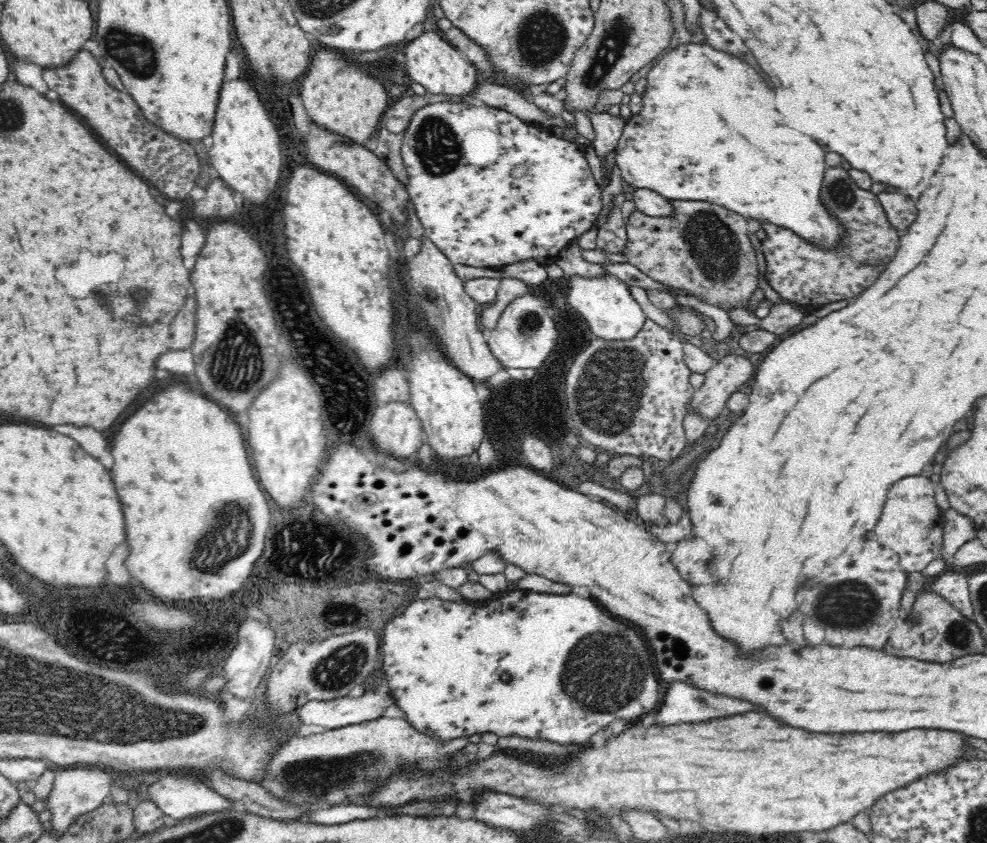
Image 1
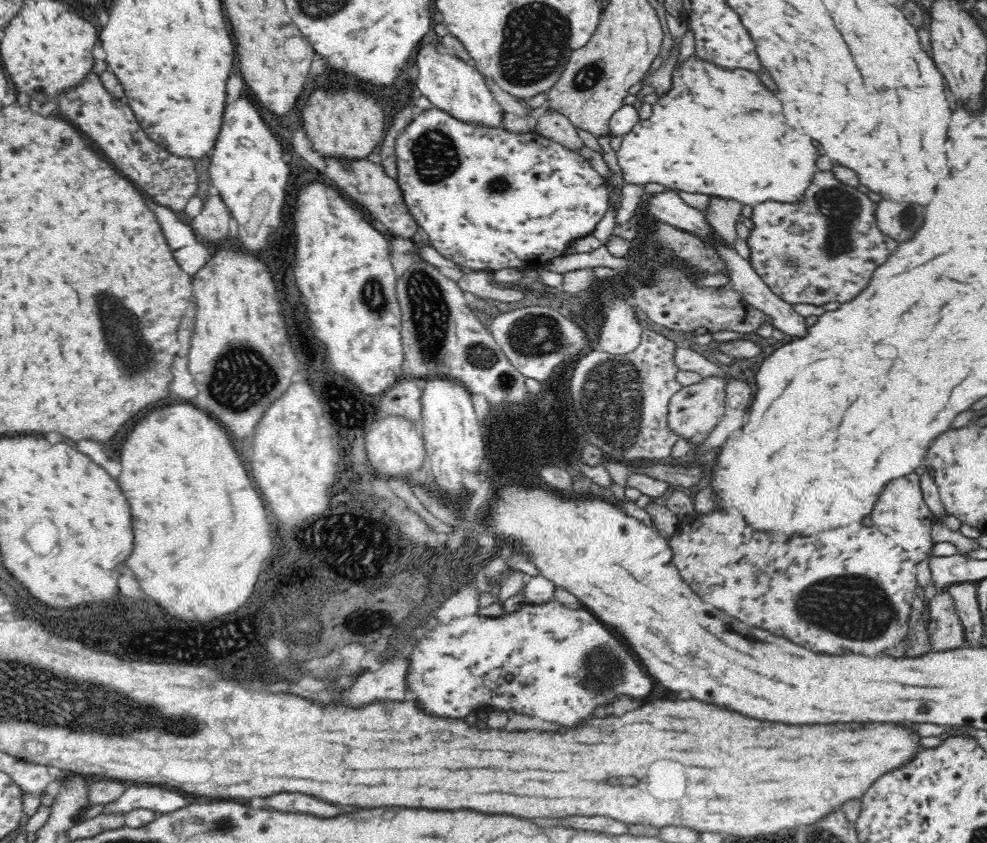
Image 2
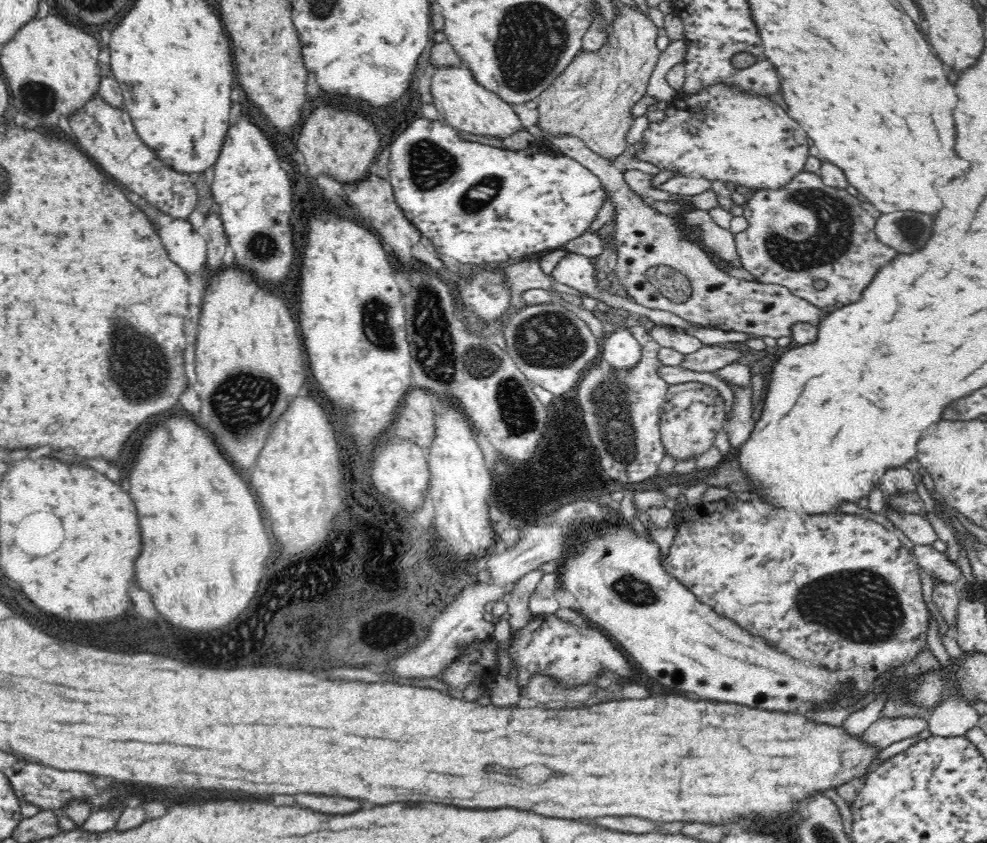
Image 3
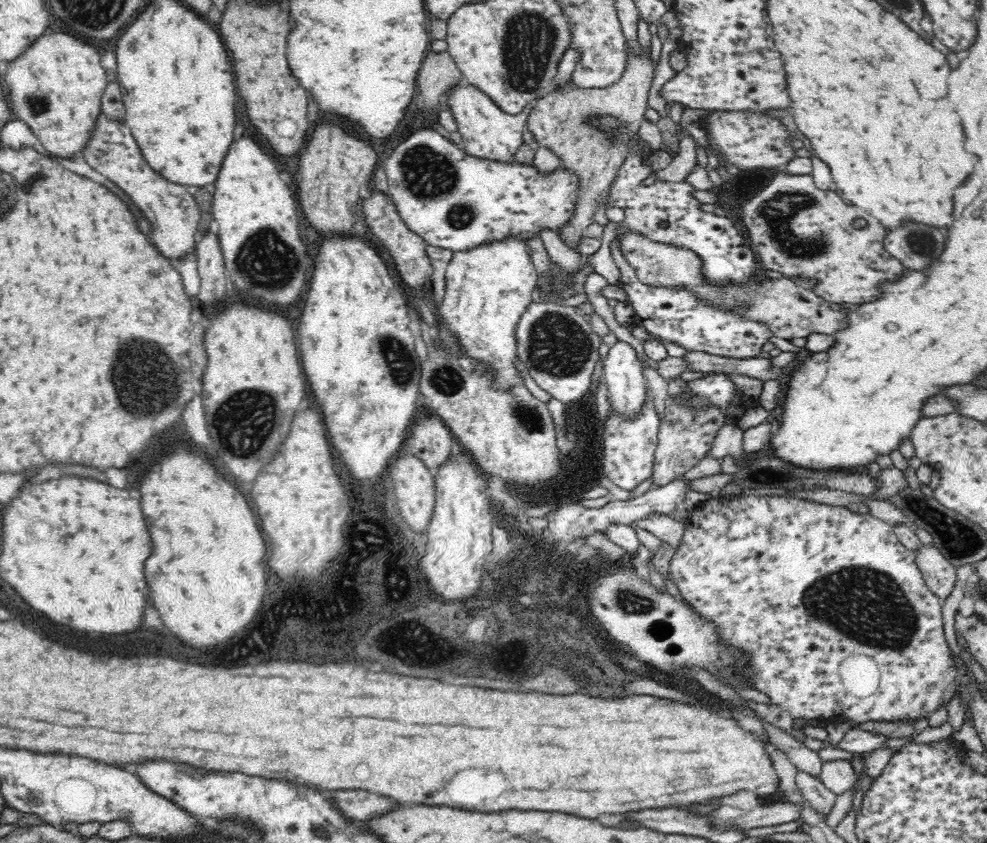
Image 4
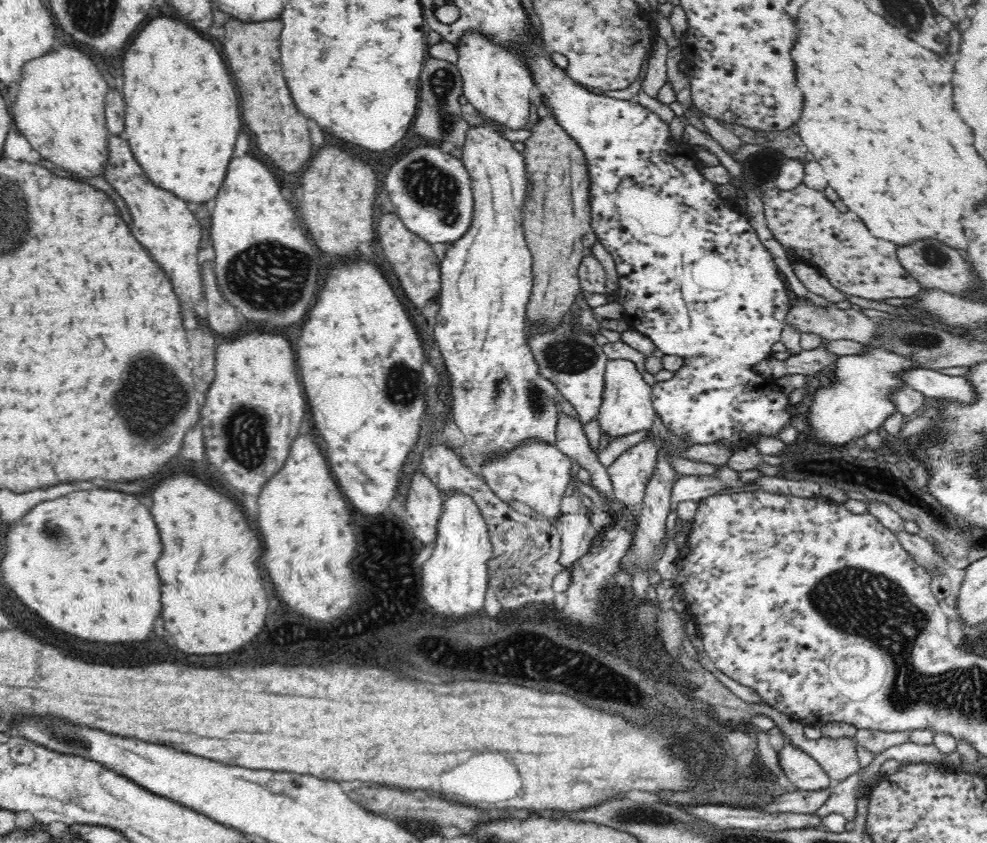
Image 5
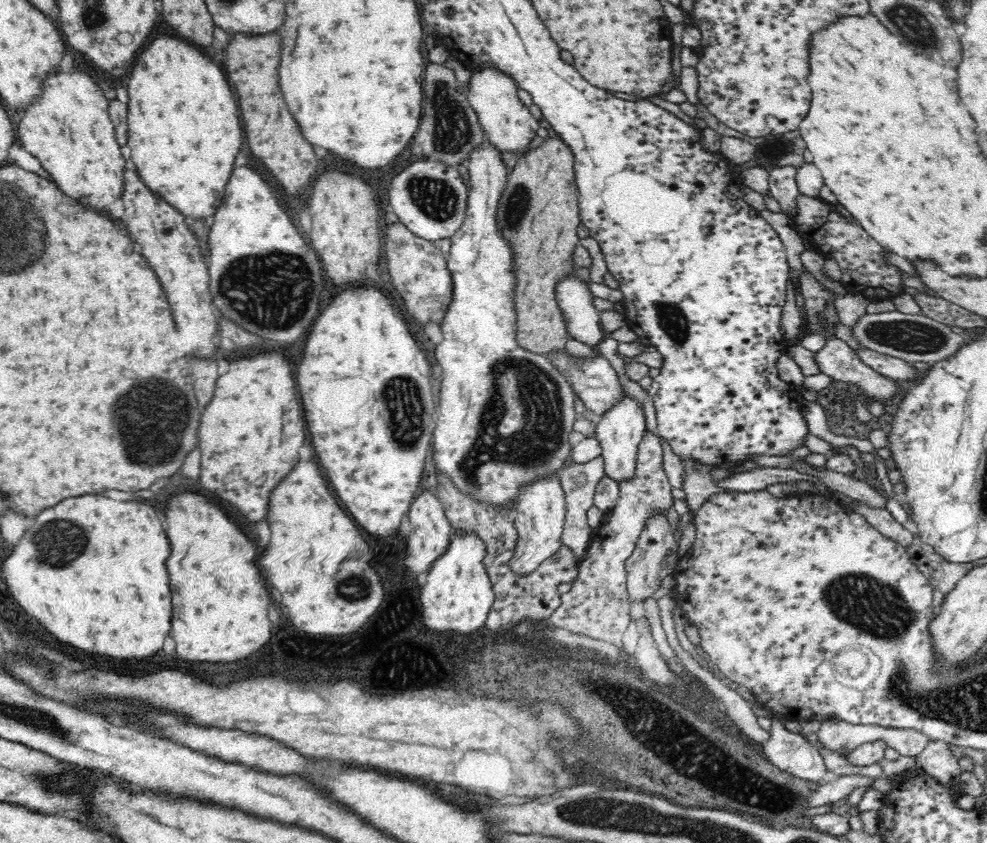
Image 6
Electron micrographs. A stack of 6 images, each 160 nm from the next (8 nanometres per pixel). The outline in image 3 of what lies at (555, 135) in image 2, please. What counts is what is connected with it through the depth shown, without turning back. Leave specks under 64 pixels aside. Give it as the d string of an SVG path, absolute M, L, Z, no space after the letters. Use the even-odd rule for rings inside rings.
M546 136L559 147L562 154L569 156L588 170L592 171L604 184L611 202L615 203L615 232L614 241L617 254L615 274L626 286L632 299L646 308L654 310L668 310L689 322L697 322L712 329L719 328L726 332L746 332L756 336L770 336L782 338L790 336L795 324L808 323L818 328L823 321L822 309L810 304L807 300L792 294L789 288L781 284L766 284L764 282L747 281L729 275L724 267L714 262L700 243L690 241L683 234L683 230L674 222L674 216L664 215L644 205L628 186L624 175L618 171L616 165L599 157L596 153L586 148L584 142L576 137L551 137ZM654 266L672 266L682 272L690 284L692 294L686 302L672 302L664 296L654 284L648 280L648 270Z

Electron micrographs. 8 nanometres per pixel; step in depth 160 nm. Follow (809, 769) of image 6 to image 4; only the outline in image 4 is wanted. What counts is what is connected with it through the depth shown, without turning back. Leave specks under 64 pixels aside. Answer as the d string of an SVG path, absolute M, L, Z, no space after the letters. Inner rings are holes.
M802 770L796 772L796 786L806 803L820 814L831 812L836 795L818 778Z

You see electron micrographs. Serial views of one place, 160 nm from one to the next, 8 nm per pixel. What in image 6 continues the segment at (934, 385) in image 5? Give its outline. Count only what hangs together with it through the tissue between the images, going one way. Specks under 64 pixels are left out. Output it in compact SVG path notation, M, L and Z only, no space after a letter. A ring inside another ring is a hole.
M870 349L857 351L857 353L864 364L884 376L890 376L890 378L898 380L910 380L910 382L920 378L919 370L912 367L908 361L897 359L887 354L880 354Z

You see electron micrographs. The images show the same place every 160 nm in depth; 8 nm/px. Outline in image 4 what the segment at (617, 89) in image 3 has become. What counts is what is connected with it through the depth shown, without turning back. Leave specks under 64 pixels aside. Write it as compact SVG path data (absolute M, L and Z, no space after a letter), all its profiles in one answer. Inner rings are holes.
M647 55L644 58L627 58L627 67L618 81L610 88L582 89L571 84L570 89L559 92L552 90L547 95L537 99L530 109L527 120L528 130L538 144L538 148L547 148L561 161L562 169L576 175L578 190L574 192L574 208L572 216L564 227L556 229L562 243L579 252L579 242L584 237L584 229L594 222L594 214L600 208L600 201L610 184L616 178L624 156L628 156L628 140L636 134L644 118L644 112L649 108L648 93L652 85L654 66ZM596 114L611 114L623 120L621 137L615 145L610 145L604 131L590 127L588 116Z

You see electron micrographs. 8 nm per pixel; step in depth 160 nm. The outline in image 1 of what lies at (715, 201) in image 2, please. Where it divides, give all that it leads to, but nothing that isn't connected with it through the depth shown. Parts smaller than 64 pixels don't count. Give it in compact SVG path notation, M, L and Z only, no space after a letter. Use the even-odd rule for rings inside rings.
M706 201L671 203L675 208L672 217L653 217L640 211L630 214L623 252L629 263L666 288L688 290L688 294L708 304L726 310L747 306L758 286L758 262L746 217Z

